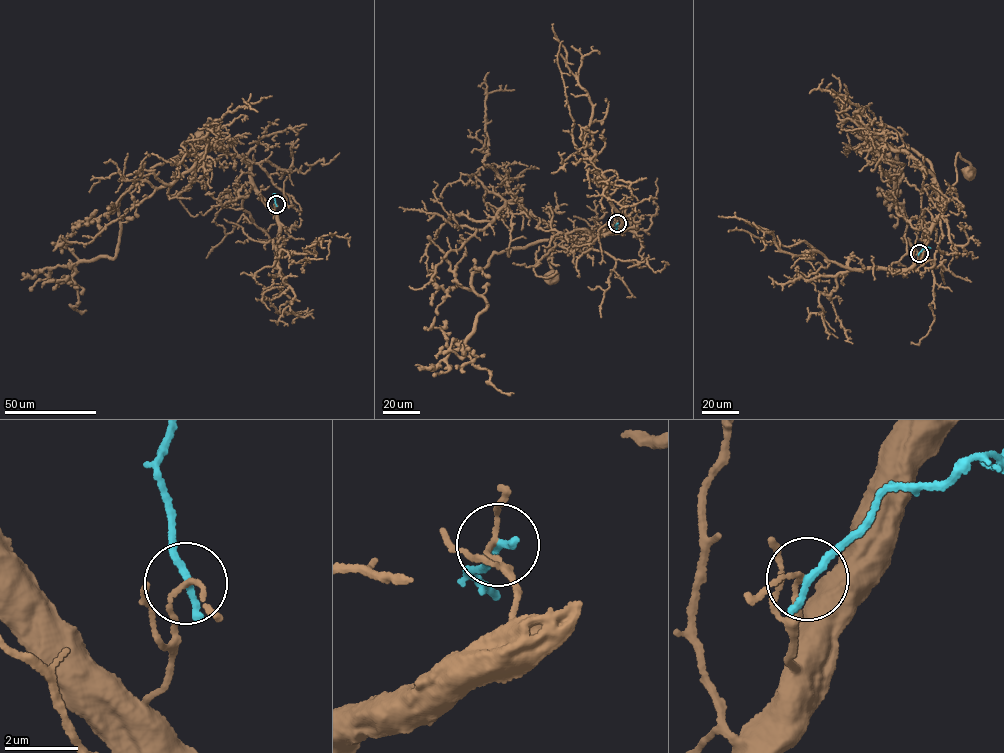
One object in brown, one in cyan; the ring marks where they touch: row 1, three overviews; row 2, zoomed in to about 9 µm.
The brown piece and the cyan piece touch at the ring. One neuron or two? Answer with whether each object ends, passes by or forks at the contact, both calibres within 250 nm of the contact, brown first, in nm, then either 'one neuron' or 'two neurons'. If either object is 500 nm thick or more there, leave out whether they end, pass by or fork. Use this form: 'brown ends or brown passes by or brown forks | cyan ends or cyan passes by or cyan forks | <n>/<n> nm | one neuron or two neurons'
brown passes by | cyan ends | 100/240 nm | two neurons

